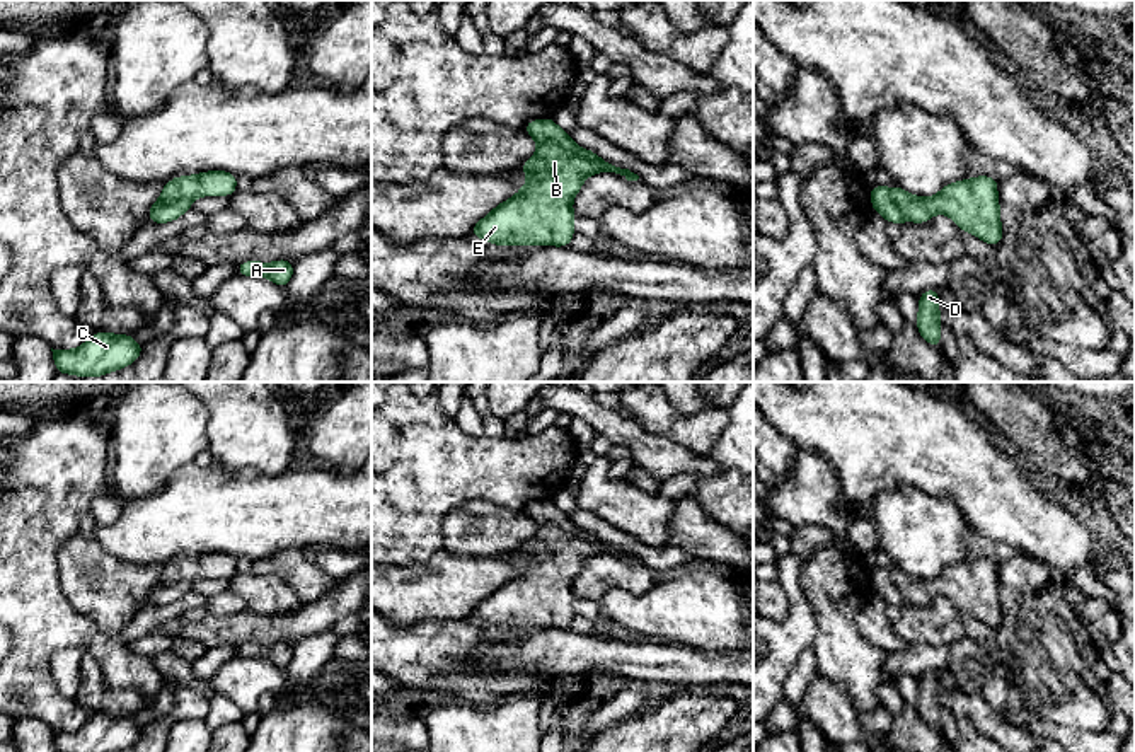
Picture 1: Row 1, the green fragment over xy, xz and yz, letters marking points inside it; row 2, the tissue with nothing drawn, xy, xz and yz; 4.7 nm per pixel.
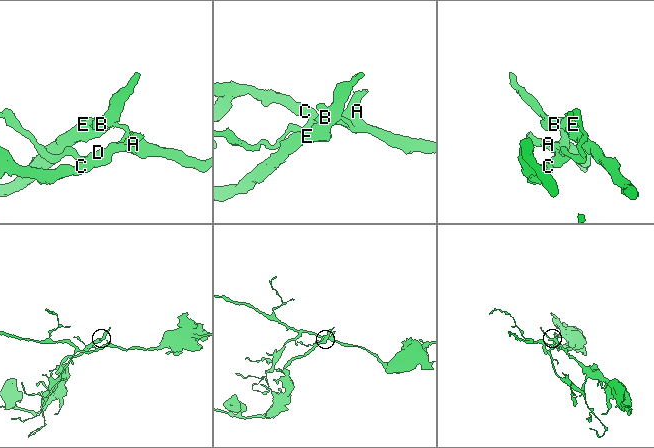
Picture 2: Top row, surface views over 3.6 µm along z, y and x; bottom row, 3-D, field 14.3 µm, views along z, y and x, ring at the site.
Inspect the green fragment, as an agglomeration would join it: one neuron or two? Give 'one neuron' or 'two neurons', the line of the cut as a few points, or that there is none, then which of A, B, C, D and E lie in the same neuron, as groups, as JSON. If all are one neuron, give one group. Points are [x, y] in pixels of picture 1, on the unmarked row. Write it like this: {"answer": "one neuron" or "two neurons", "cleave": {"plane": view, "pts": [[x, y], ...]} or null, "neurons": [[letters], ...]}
{"answer": "two neurons", "cleave": {"plane": "xz", "pts": [[539, 526], [575, 527]]}, "neurons": [["A", "C", "D"], ["B", "E"]]}

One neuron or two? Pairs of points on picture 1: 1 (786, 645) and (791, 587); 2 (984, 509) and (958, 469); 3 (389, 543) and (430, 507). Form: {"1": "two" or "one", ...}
{"1": "one", "2": "one", "3": "one"}

